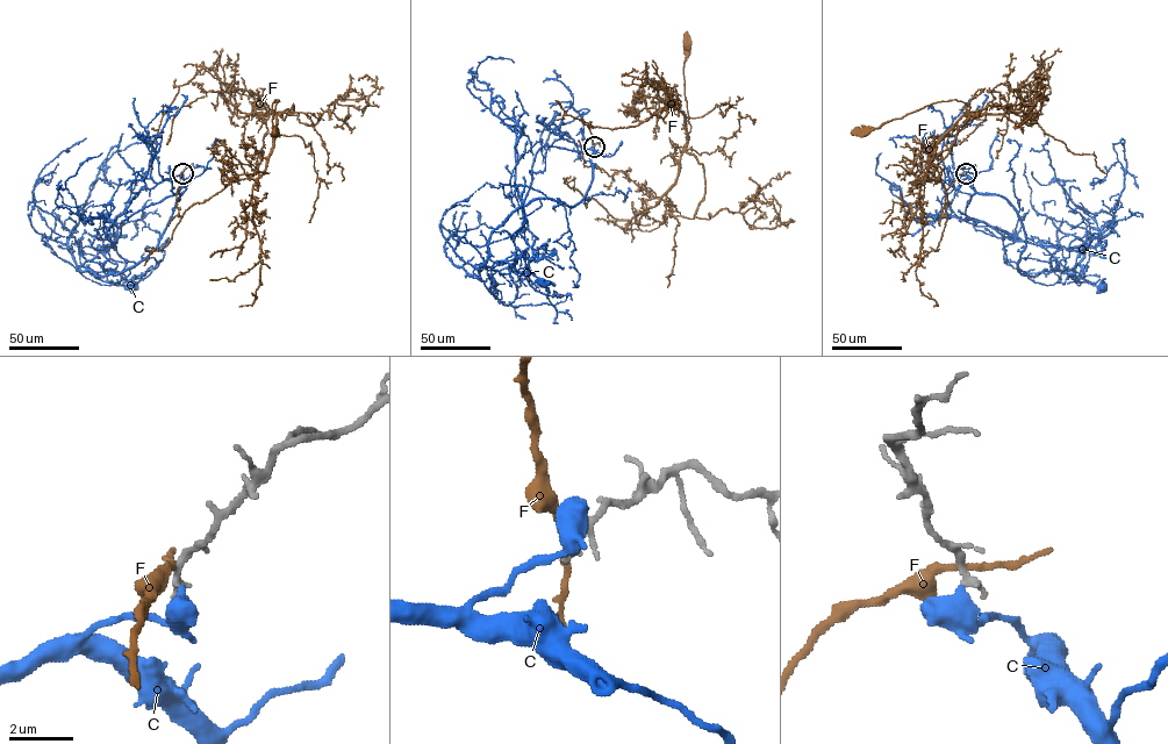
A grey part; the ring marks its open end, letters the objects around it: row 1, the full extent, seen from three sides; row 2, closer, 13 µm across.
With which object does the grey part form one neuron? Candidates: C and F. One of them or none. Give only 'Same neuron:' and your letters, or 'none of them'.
Same neuron: none of them

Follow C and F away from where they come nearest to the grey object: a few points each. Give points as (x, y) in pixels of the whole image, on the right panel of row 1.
C: (965, 173), (975, 192), (966, 207), (969, 219), (987, 223), (1014, 240), (1039, 244), (1060, 271), (1101, 287)
F: (965, 172), (946, 191), (945, 216), (945, 187), (924, 174), (969, 108), (961, 101), (860, 133)

